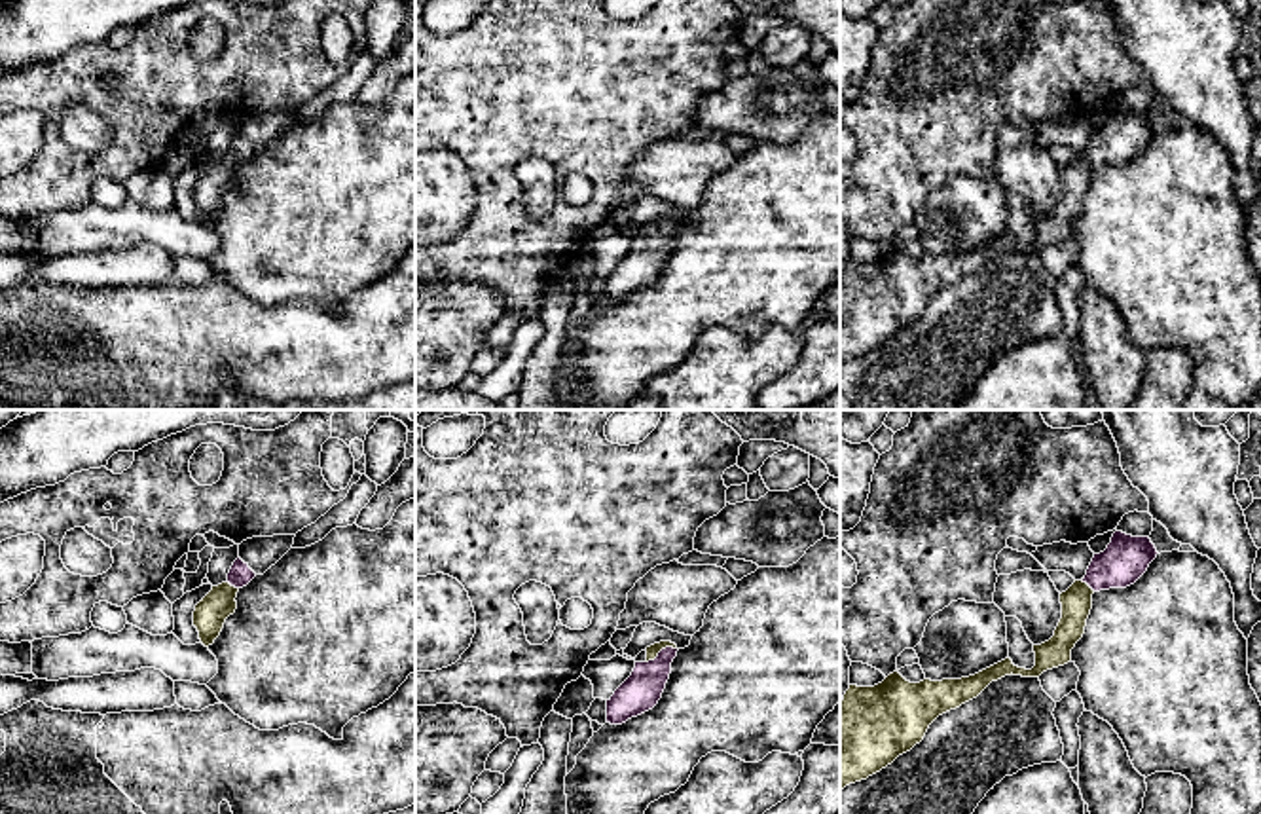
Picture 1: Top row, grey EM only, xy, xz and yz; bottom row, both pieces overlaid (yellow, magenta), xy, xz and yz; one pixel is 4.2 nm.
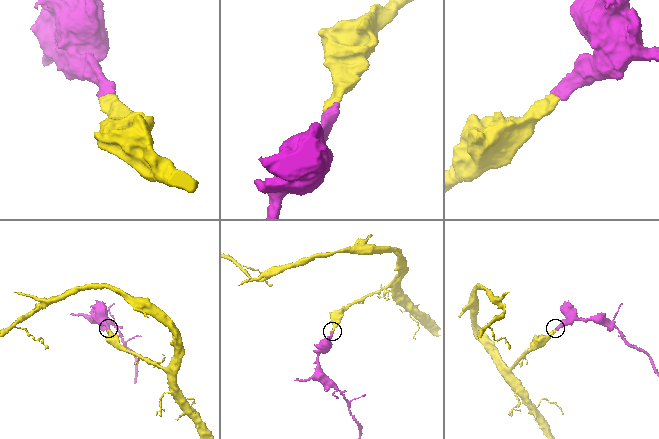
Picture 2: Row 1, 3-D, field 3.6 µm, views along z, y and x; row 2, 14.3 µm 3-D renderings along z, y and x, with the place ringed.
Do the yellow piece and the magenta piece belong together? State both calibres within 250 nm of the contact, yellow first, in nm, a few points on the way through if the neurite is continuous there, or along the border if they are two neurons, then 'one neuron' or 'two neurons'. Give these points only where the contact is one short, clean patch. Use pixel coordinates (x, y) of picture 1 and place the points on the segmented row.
50 nm thick on the yellow side, 160 nm on the other; runs through xz (653, 651), (660, 649), (658, 665), (641, 691); one neuron

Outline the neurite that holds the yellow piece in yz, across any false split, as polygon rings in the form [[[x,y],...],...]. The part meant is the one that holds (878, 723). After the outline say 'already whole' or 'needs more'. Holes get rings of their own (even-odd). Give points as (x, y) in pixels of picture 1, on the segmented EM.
[[[1115,531],[1107,548],[1094,554],[1087,575],[1060,594],[1062,619],[1049,641],[1033,645],[1032,670],[1005,658],[961,679],[910,683],[893,672],[874,687],[850,685],[840,702],[840,791],[910,751],[939,715],[977,698],[992,681],[1011,674],[1039,677],[1068,664],[1071,649],[1085,634],[1092,594],[1134,584],[1157,554],[1149,537]]] | needs more

